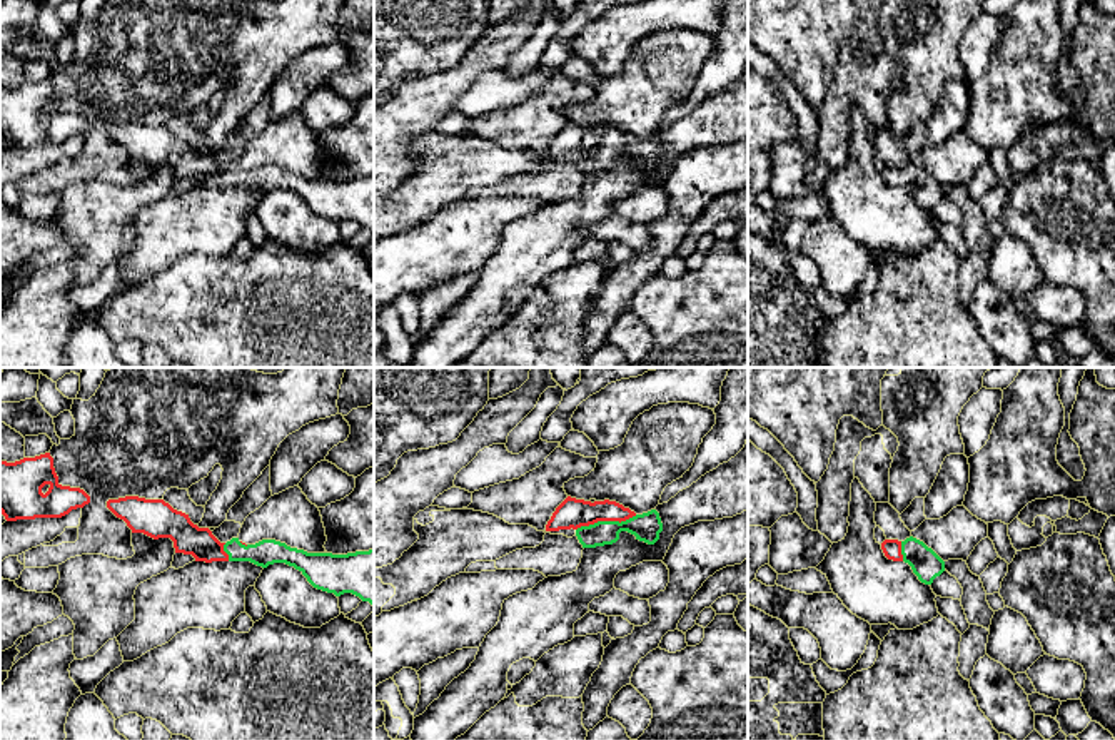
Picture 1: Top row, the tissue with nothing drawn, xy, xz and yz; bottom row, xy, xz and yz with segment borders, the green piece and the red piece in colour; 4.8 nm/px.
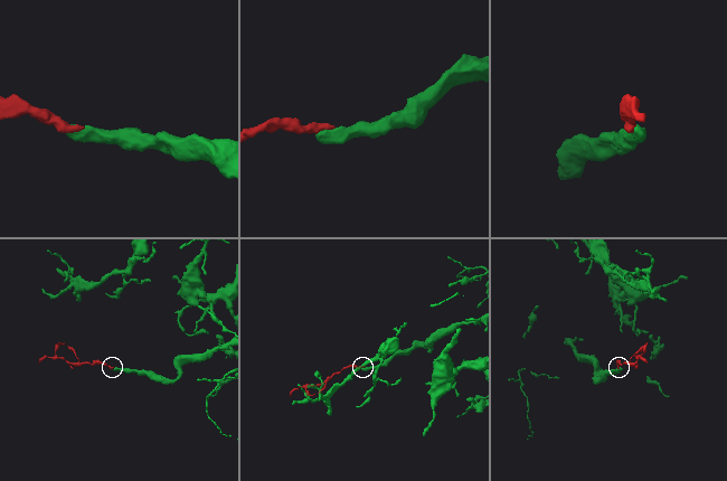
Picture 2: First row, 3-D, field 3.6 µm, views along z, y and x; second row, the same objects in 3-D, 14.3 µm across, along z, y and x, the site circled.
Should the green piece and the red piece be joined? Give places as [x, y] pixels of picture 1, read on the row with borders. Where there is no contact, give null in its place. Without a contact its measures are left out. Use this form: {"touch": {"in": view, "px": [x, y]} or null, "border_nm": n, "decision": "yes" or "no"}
{"touch": {"in": "xz", "px": [606, 522]}, "border_nm": 300, "decision": "yes"}

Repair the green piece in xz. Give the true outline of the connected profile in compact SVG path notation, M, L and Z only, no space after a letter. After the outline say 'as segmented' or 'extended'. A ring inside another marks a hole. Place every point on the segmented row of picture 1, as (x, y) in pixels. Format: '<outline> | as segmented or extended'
M568 496L552 513L546 531L574 530L583 548L613 545L621 531L654 545L663 531L659 513L636 514L616 501L584 501Z | extended

